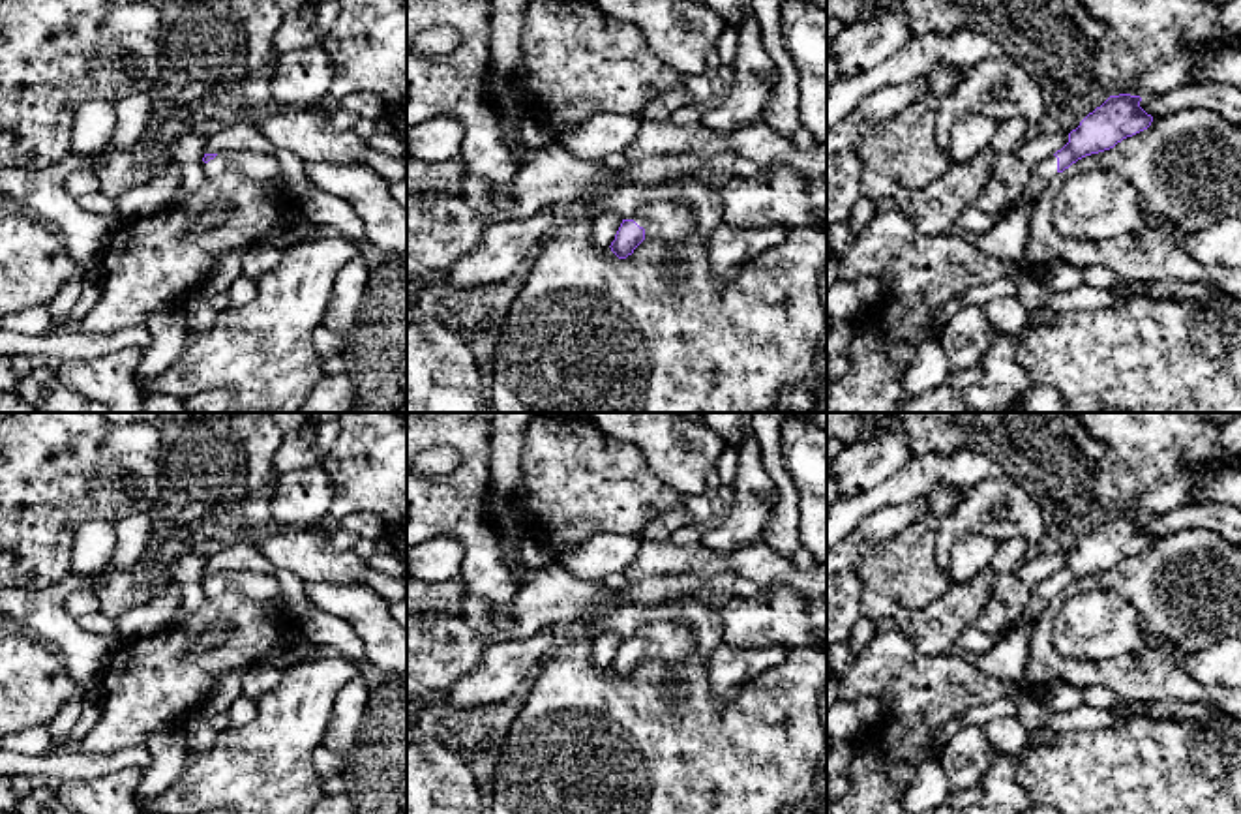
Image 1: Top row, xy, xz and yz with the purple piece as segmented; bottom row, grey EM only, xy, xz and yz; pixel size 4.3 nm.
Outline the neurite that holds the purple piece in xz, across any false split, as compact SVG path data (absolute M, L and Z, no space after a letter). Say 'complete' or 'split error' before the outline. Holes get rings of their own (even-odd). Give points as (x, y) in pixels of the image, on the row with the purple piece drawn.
split error; M656 201L643 204L630 219L622 219L611 251L626 259L645 238L656 238L662 249L694 233L695 214L684 201Z

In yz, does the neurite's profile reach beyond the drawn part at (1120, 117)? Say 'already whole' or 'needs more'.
needs more

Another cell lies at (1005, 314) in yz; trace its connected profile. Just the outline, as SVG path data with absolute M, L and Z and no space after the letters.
M1001 296L994 298L984 306L984 313L988 321L1001 332L1001 334L1014 334L1022 332L1029 323L1029 313L1016 296Z

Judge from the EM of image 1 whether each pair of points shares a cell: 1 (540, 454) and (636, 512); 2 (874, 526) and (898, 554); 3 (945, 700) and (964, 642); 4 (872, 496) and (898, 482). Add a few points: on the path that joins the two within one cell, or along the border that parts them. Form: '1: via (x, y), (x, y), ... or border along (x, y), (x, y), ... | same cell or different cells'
1: via (565, 466), (580, 481), (612, 488) | same cell
2: border along (925, 516), (868, 550), (852, 567) | different cells
3: border along (956, 649), (971, 657) | different cells
4: via (878, 496), (893, 488) | same cell

